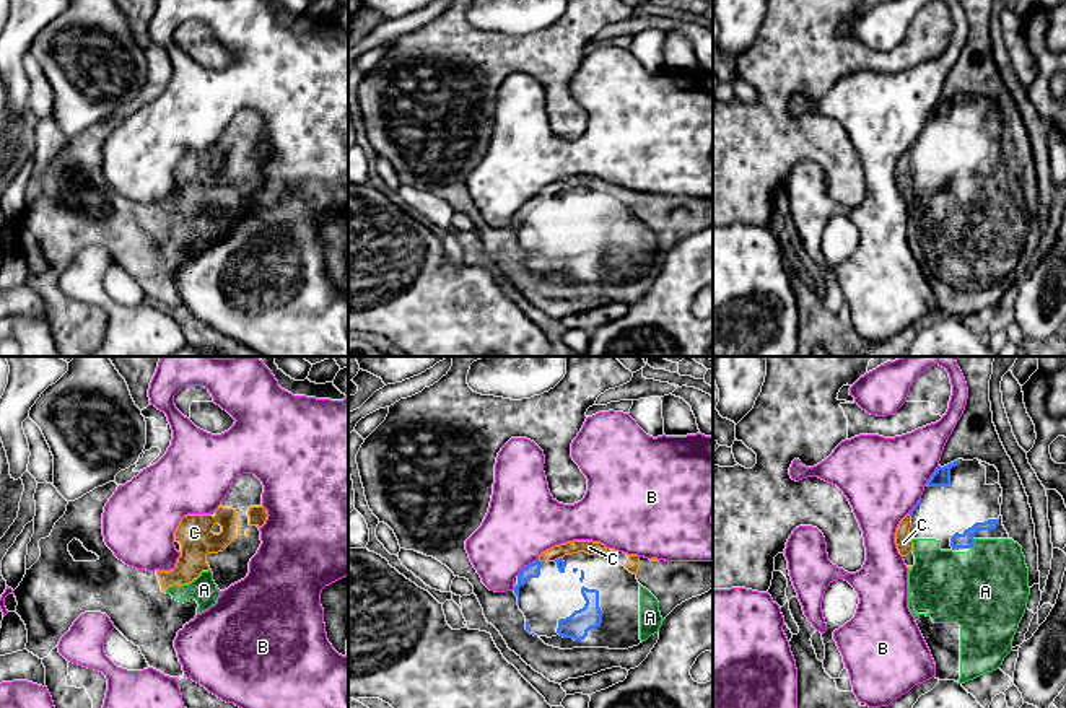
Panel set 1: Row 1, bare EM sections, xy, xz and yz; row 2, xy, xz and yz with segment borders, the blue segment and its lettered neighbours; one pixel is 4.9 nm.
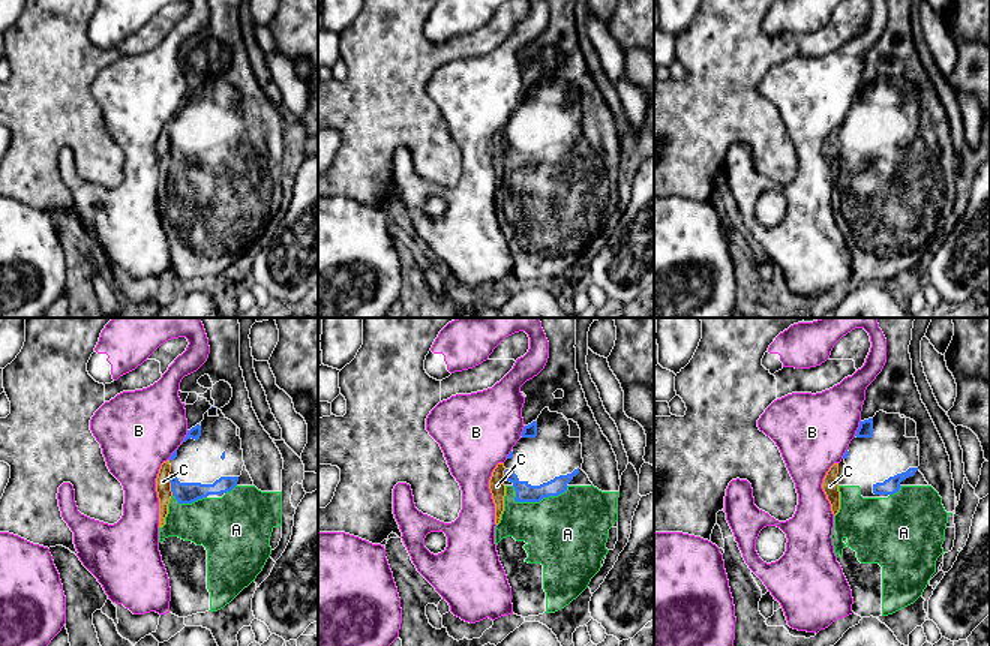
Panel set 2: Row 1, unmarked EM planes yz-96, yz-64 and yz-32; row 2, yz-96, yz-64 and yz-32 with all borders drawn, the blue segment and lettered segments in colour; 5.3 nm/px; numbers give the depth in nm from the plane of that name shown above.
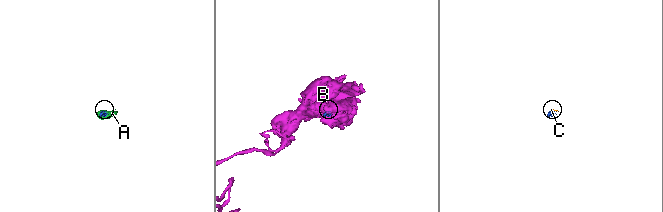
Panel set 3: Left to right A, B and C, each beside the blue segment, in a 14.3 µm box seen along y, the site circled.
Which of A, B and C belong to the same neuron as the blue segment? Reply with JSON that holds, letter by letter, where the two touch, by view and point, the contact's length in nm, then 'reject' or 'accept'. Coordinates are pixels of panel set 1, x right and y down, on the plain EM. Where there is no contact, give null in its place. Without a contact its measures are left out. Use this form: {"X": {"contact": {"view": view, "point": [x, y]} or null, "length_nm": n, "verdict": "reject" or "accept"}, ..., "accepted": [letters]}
{"A": {"contact": {"view": "yz", "point": [974, 178]}, "length_nm": 60, "verdict": "accept"}, "B": {"contact": {"view": "xz", "point": [528, 201]}, "length_nm": 140, "verdict": "reject"}, "C": {"contact": {"view": "xz", "point": [539, 196]}, "length_nm": 30, "verdict": "accept"}, "accepted": ["A", "C"]}

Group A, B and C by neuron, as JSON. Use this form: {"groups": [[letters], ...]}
{"groups": [["A", "C"], ["B"]]}

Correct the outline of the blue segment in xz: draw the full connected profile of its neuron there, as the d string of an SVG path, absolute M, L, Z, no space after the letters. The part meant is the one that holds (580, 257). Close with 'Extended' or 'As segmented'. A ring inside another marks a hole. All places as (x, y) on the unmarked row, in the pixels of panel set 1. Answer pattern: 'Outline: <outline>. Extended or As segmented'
Outline: M452 0L433 21L391 41L386 55L365 75L356 99L369 145L394 166L400 184L433 192L454 212L465 213L474 221L487 257L500 267L511 286L550 317L561 319L612 303L638 303L658 278L662 256L682 238L713 225L713 197L649 195L607 184L601 177L573 176L542 187L524 202L513 226L495 228L482 218L465 186L465 176L488 148L496 93L511 73L527 73L544 86L544 107L553 135L575 140L584 133L588 114L571 93L571 78L597 33L630 18L633 8L623 0L566 0L565 13L548 28L511 36L474 28L467 20L469 5L470 0Z. Extended

